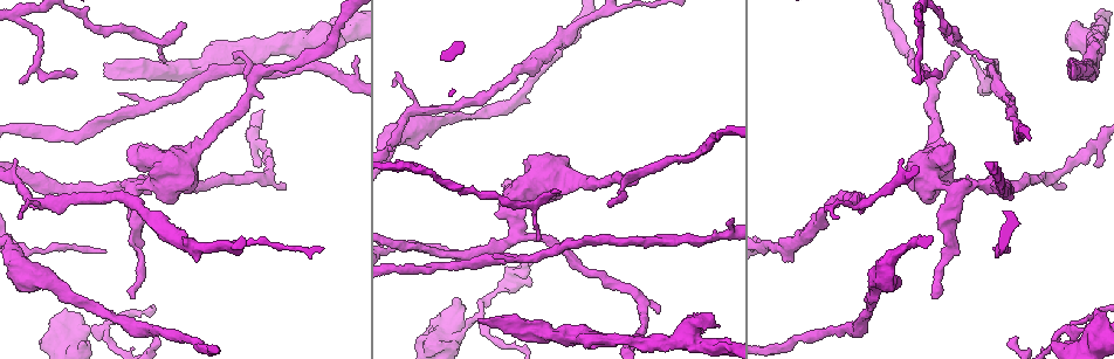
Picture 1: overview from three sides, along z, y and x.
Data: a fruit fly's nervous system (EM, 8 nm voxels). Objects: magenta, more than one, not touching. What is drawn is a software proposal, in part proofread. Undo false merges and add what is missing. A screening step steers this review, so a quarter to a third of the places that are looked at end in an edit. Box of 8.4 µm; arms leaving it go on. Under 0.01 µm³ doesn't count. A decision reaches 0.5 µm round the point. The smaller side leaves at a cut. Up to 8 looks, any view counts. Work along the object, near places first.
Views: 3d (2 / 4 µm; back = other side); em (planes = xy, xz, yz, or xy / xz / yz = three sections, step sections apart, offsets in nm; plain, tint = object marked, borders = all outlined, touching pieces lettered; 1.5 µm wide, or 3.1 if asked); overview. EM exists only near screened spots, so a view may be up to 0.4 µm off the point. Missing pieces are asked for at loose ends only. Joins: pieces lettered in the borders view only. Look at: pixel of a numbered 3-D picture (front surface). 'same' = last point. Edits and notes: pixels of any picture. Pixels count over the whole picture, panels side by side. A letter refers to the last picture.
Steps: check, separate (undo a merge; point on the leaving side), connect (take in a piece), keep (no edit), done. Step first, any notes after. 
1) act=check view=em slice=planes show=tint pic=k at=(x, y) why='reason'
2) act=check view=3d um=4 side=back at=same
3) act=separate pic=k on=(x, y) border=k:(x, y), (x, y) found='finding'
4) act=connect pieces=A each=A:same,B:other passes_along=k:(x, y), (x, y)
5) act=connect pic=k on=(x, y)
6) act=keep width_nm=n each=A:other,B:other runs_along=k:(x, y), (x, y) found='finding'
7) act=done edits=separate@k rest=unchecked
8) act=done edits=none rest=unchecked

act=check view=em slice=xz step=8 show=tint pic=1 at=(507, 183) why='tapers out'

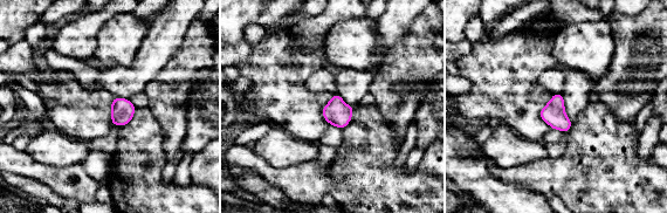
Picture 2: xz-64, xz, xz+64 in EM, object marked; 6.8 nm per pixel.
act=check view=em slice=xy step=8 show=borders at=same why='cut it another way'

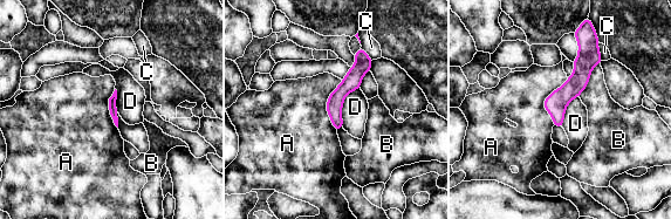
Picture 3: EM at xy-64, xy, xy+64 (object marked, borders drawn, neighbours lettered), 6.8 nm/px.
act=keep each=A:other,B:other,C:other,D:other runs_along=3:(588, 45), (557, 123) found='no lettered piece goes on from it'

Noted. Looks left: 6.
act=check view=3d um=2 pic=1 at=(557, 193) why='tapers out'

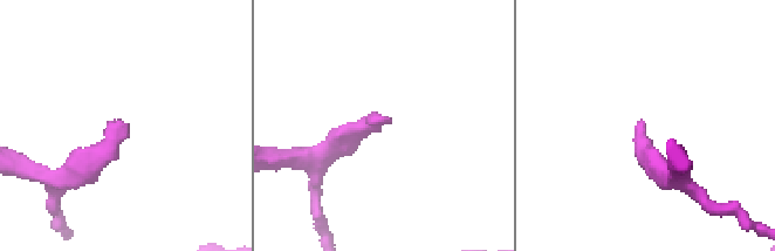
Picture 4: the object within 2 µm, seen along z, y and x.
act=check view=em slice=planes show=tint pic=4 at=(382, 120) why='need the tissue'

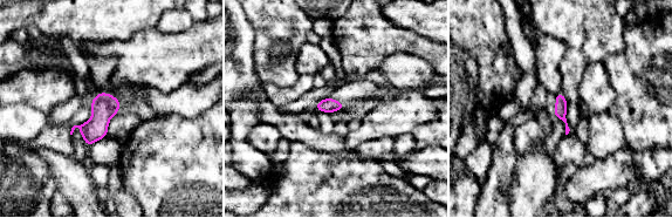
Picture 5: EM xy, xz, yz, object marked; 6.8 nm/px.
act=check view=em slice=planes show=borders at=same

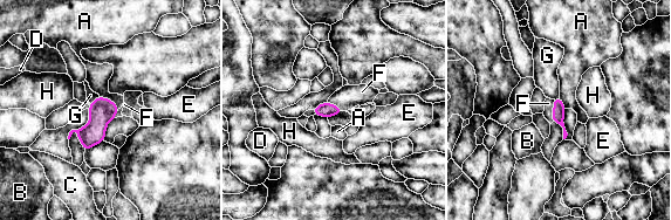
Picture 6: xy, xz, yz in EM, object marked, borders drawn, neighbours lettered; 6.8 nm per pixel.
act=connect pieces=F each=A:other,B:other,C:other,D:other,E:other,F:same,G:other,H:other passes_along=6:(559, 109), (553, 110), (548, 103) found='the cell continues'

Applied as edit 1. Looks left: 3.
act=check view=em slice=yz step=4 show=tint pic=1 at=(22, 247)

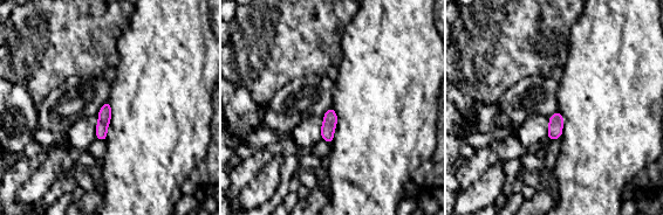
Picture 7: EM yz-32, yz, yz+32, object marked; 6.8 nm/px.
act=check view=em slice=xy step=4 show=borders at=same

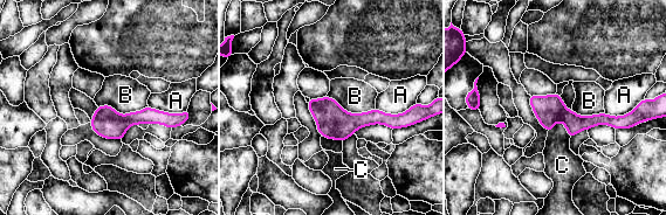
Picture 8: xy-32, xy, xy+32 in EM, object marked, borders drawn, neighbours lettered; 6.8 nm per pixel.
act=keep each=A:other,B:other,C:other border=8:(548, 131), (560, 120), (570, 137) found='all the same cell'

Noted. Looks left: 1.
act=done edits=connect@6 rest=unchecked

